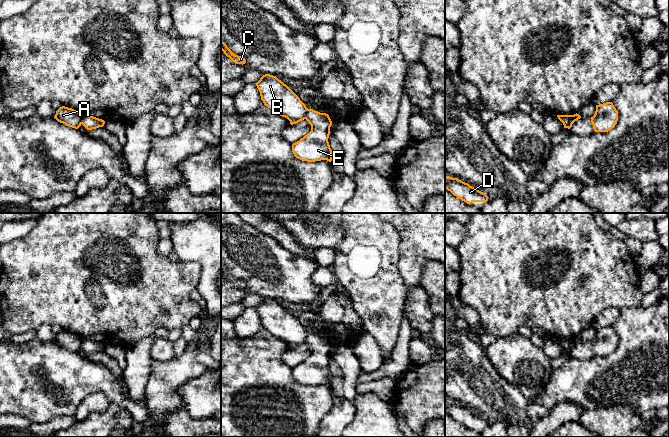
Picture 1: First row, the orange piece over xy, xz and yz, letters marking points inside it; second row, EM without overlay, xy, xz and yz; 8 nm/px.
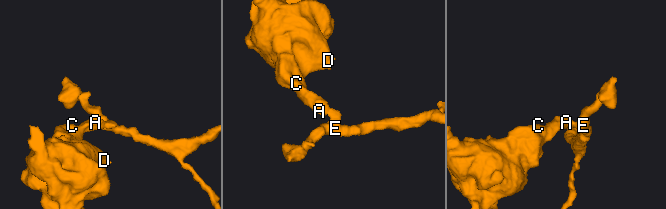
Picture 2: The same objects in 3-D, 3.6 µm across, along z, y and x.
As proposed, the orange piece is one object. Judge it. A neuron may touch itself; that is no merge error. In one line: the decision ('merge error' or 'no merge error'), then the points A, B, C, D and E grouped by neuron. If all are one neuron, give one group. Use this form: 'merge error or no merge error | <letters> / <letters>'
merge error | A B C D / E

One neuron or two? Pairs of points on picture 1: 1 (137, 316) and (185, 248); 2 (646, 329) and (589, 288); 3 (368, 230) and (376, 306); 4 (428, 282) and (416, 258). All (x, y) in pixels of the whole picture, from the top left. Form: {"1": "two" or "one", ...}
{"1": "two", "2": "two", "3": "one", "4": "two"}

